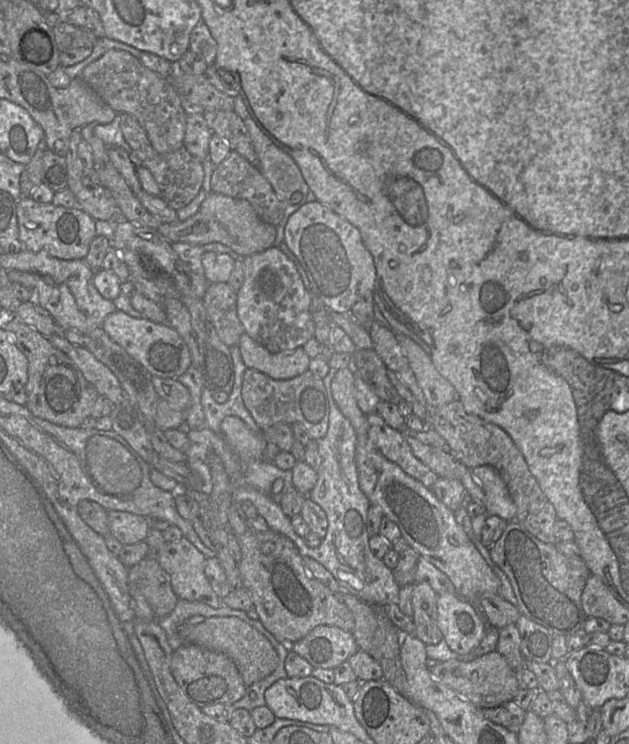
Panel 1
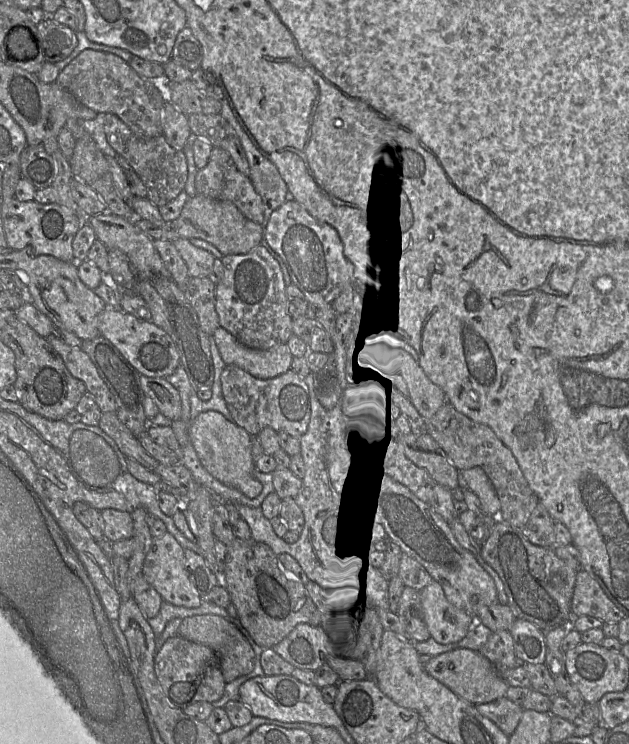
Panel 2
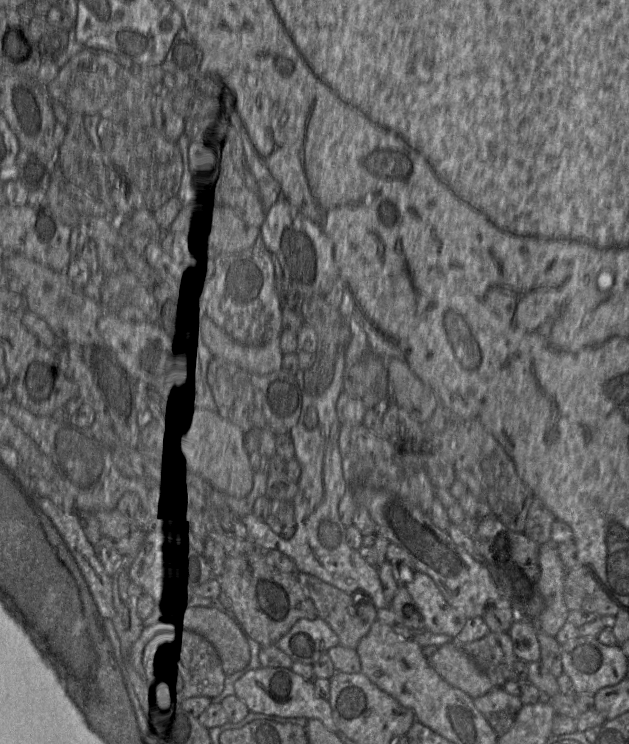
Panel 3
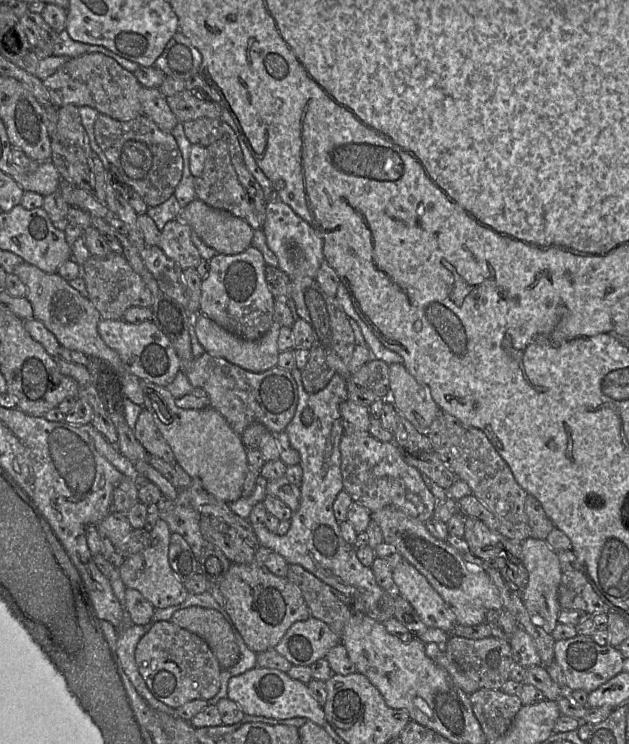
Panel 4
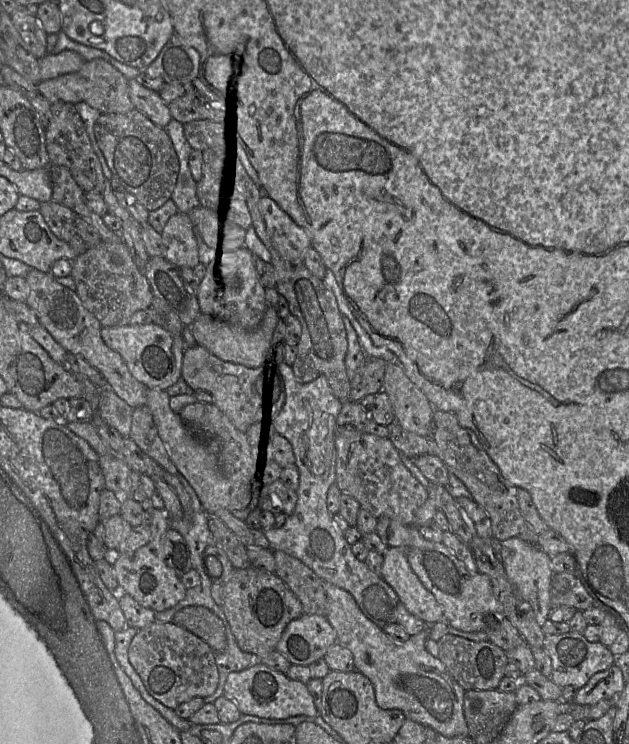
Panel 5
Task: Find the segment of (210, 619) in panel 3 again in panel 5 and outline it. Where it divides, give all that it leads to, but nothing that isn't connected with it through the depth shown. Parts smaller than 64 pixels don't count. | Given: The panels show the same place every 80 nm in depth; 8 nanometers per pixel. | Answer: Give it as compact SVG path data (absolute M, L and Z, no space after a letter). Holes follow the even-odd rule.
M204 606L182 608L174 614L173 623L201 638L215 653L223 651L227 646L223 621Z

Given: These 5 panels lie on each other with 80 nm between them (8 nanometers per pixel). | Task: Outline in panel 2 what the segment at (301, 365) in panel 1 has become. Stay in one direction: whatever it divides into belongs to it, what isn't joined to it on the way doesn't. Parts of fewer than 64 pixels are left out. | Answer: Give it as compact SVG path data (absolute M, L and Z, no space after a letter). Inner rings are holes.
M219 327L212 338L224 363L237 366L259 379L271 379L291 370L294 356L286 344L267 350L249 348Z

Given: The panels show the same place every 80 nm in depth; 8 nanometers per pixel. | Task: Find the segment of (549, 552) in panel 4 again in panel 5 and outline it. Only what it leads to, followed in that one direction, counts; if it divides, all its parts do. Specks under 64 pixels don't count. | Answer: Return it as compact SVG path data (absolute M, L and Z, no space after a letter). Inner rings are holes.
M515 537L497 542L496 552L504 565L509 580L516 586L523 599L530 603L537 622L542 626L549 619L553 607L550 597L551 579L554 574L551 568L551 556L539 546Z

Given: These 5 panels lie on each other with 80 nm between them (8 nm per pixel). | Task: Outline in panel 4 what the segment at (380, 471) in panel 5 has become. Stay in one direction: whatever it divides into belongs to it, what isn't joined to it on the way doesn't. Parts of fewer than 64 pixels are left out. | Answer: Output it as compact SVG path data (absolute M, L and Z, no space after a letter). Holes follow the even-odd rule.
M343 429L340 453L343 487L353 501L372 513L393 507L422 522L433 516L436 498L425 484L422 473L404 460L401 449L393 441L380 441L369 431Z

